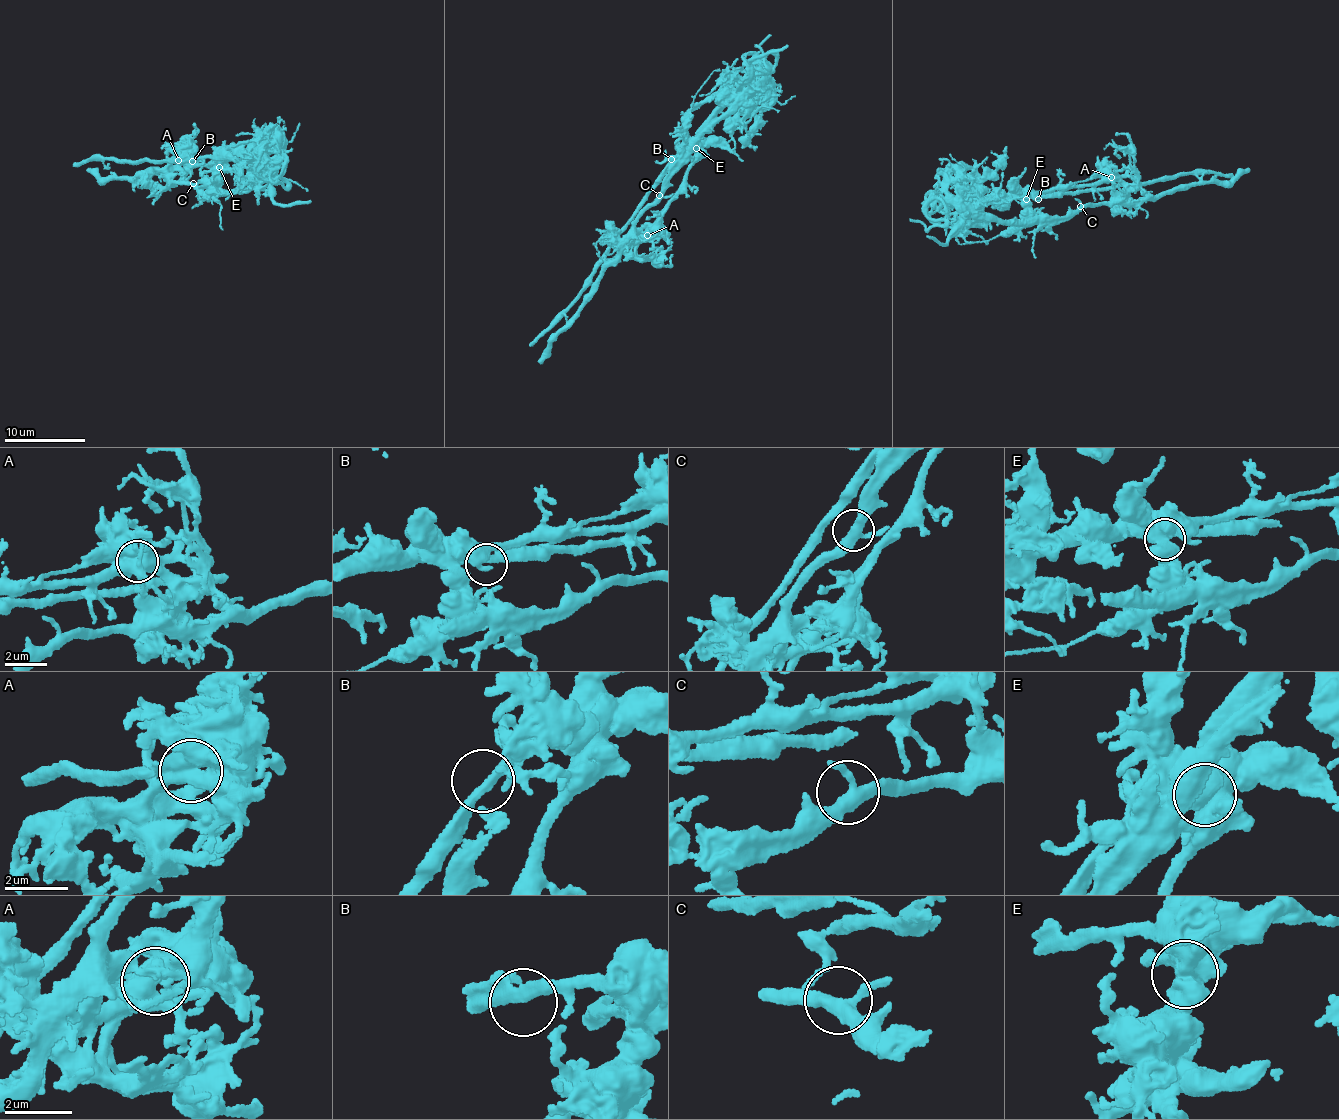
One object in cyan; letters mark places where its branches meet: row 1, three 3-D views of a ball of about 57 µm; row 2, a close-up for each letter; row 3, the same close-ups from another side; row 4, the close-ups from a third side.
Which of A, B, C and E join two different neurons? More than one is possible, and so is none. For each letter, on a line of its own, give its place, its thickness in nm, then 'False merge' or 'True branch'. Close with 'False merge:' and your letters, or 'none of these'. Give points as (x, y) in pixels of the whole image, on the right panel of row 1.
A: Place: (1111, 177). Thickness 550 nm. False merge
B: Place: (1038, 199). Thickness 320 nm. True branch
C: Place: (1080, 206). Thickness 360 nm. True branch
E: Place: (1026, 199). Thickness 650 nm. True branch
False merge: A

